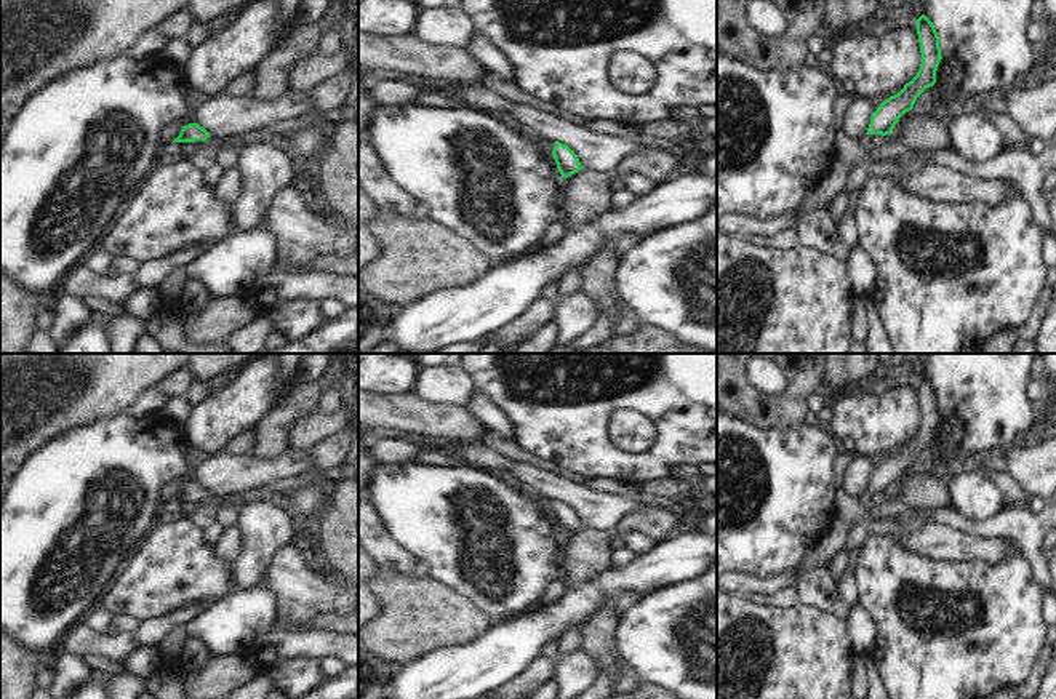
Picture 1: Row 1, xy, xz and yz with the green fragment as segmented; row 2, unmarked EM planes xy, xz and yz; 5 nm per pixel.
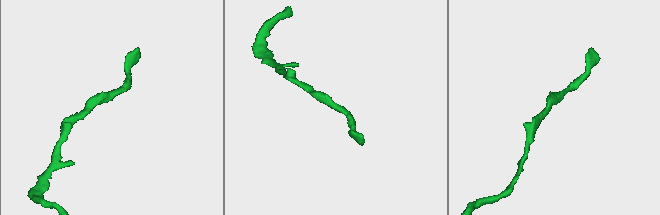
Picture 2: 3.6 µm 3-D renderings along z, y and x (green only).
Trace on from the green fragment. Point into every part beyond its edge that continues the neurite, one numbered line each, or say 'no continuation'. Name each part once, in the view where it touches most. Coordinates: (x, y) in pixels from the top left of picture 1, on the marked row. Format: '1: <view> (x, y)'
no continuation

